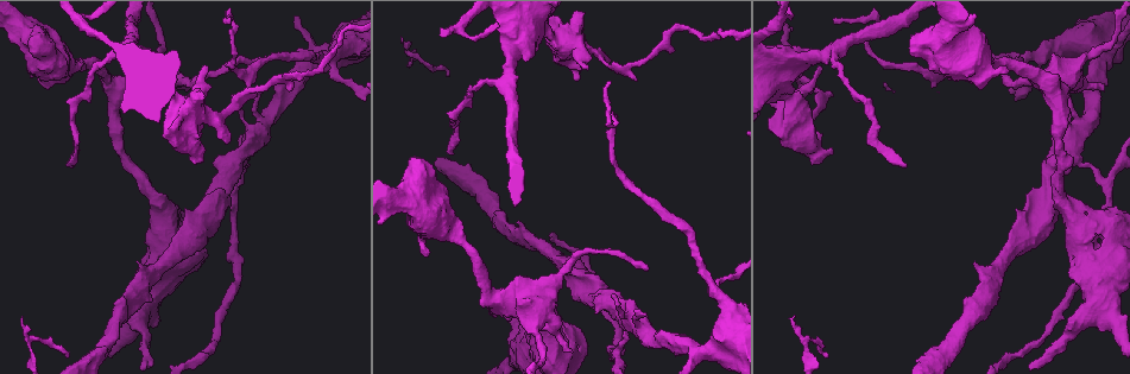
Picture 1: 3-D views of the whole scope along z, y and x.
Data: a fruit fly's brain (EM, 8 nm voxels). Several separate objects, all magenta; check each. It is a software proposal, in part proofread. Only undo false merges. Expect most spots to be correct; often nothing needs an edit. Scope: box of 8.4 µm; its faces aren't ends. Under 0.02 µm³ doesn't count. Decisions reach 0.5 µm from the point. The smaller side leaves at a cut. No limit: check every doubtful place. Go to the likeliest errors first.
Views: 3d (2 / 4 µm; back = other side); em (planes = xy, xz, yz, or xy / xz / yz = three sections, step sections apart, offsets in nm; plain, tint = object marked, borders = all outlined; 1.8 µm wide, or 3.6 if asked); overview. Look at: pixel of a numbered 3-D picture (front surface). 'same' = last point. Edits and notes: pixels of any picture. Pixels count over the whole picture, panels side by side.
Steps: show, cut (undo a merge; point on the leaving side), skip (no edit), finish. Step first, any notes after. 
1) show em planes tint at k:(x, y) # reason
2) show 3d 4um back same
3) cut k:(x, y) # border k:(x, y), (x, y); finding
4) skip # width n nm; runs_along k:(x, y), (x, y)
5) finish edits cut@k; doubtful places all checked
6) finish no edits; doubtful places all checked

show em planes tint at 1:(630, 316) # branch point

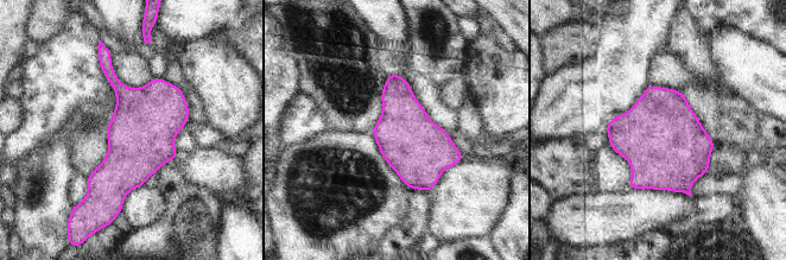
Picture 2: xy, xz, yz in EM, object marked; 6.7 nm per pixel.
skip # all the same cell

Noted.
show em planes borders at 1:(165, 208) # looks like a crossing

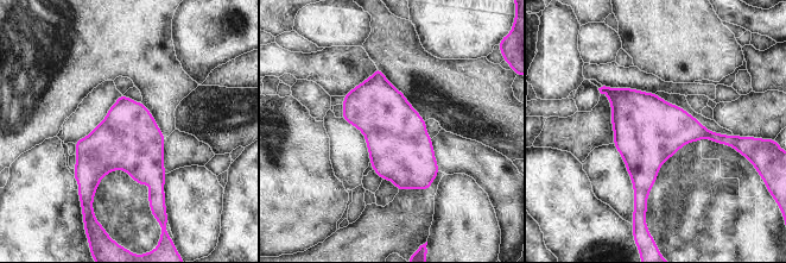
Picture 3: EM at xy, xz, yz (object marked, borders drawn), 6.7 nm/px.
skip # continuous, no second cell

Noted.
show 3d 2um back at 1:(241, 181) # three-way junction

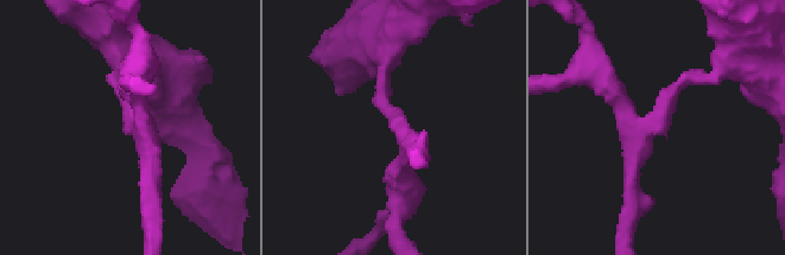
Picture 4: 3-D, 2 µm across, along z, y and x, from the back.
show em yz step 4 tint at 4:(402, 142) # arms 3; arm_widths 180, 190, 200 nm; shape alone is not enough

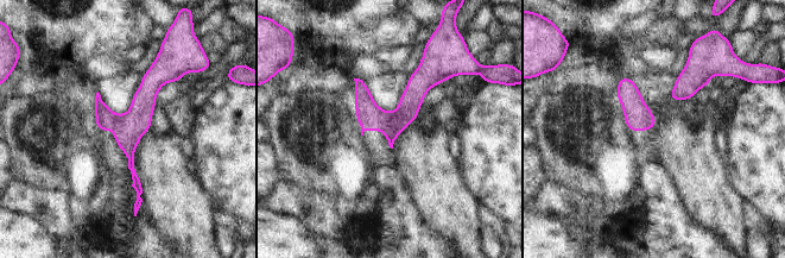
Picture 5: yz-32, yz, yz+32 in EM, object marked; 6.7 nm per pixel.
show em planes tint same # cut it another way

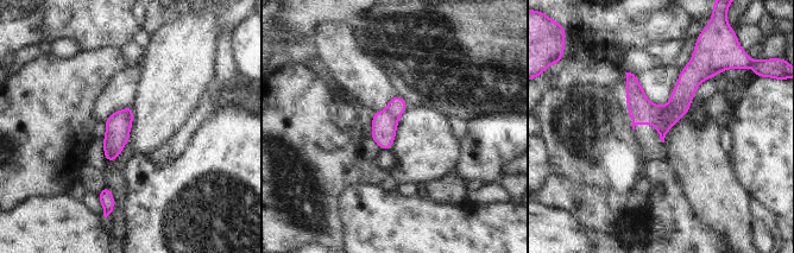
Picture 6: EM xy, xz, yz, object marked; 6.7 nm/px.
cut 6:(679, 103) # part_leaving 6:(698, 63), (662, 134); two cells meet here

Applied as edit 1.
show overview # redraw

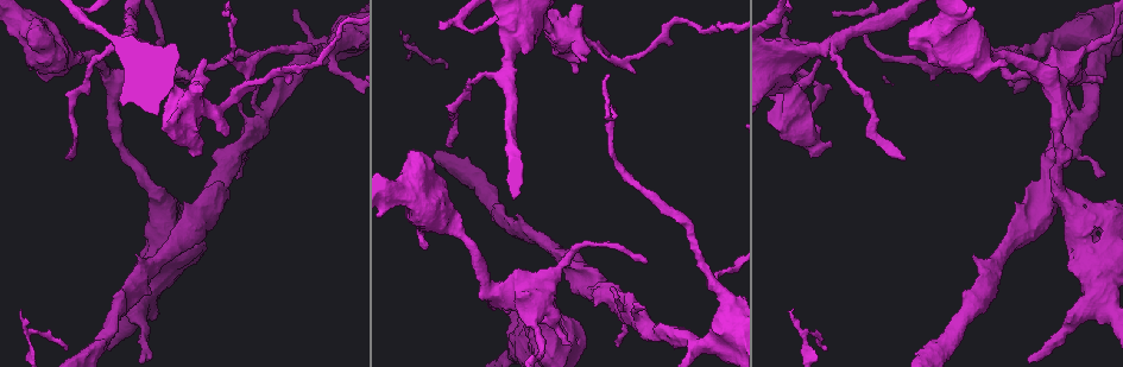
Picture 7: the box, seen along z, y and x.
show em planes borders at 7:(1103, 227) # calibre changes

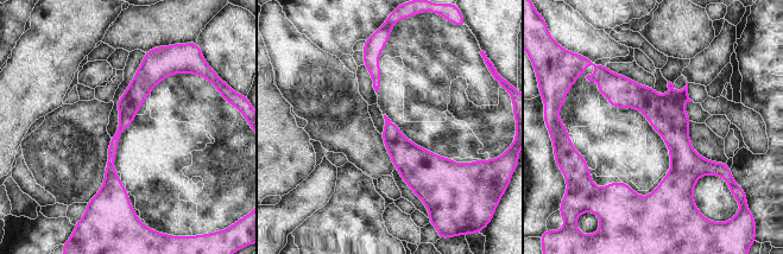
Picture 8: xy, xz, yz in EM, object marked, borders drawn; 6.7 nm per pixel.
skip # width 150 nm; runs_along 8:(149, 58), (113, 144), (118, 196); all the same cell

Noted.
show em planes plain at 7:(715, 283) # a fork

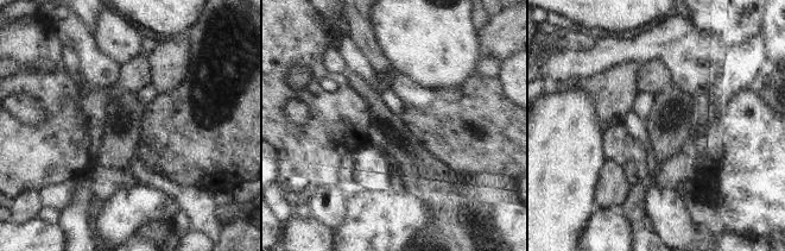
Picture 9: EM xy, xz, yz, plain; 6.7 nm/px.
show em planes tint same # where the object lies

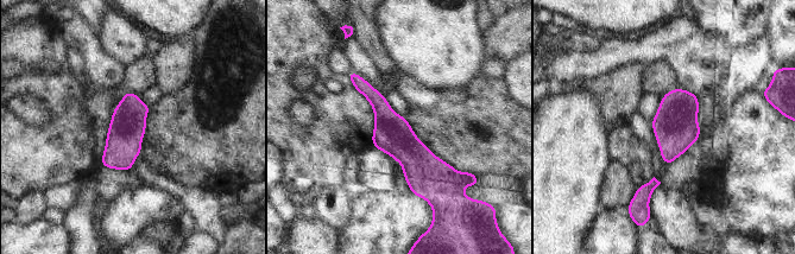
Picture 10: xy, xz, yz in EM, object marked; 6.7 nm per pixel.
skip # runs_along 10:(352, 76), (418, 162), (424, 195); all the same cell

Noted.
show em planes plain at 7:(678, 18) # sharp bend

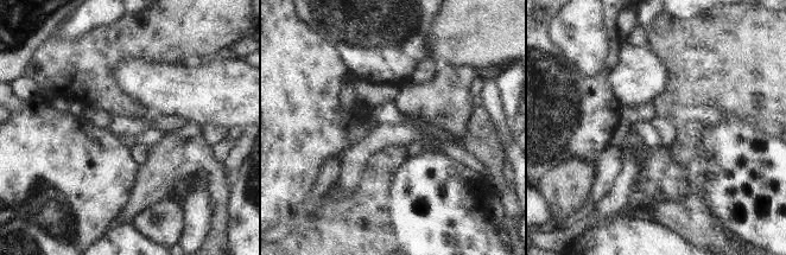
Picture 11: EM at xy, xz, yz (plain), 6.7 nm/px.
show em planes tint same

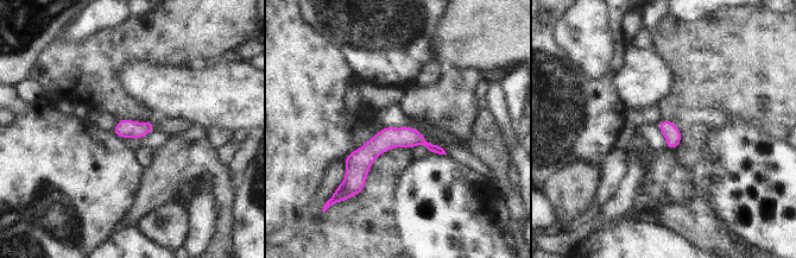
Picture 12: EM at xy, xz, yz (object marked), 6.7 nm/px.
skip # runs_along 12:(438, 150), (387, 138), (353, 186); continuous, no second cell

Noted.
finish edits cut@6; doubtful places all checked

